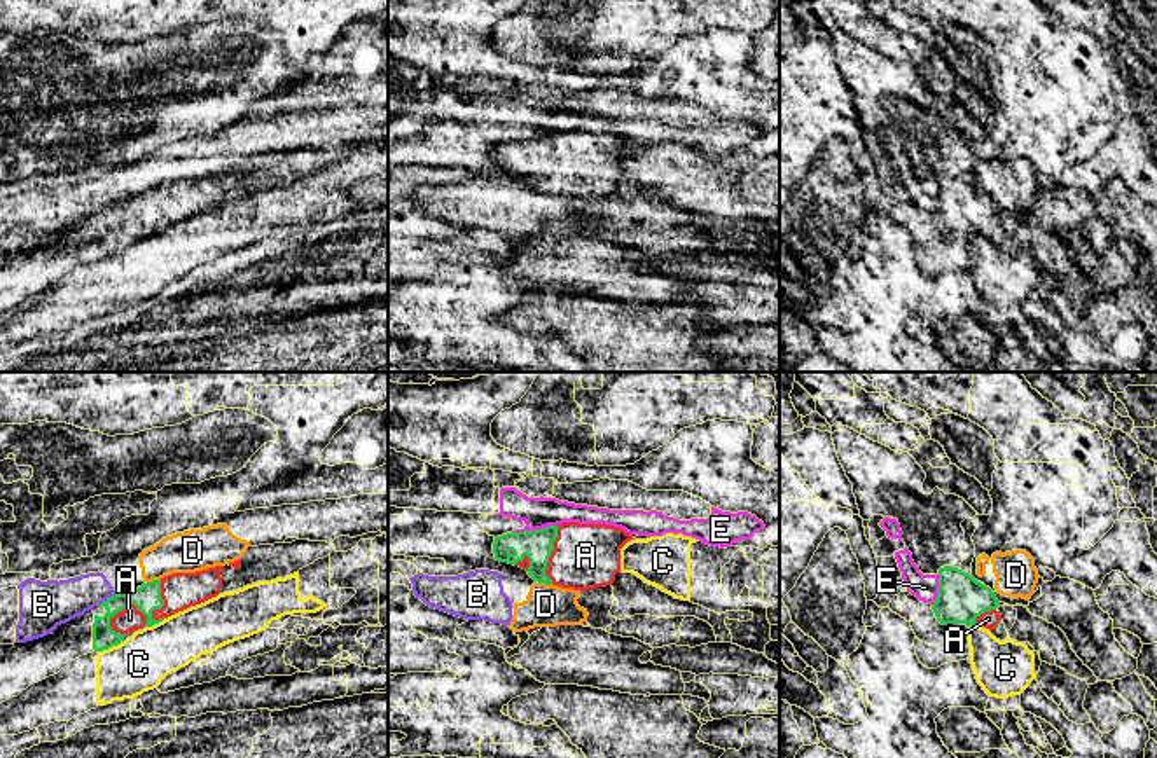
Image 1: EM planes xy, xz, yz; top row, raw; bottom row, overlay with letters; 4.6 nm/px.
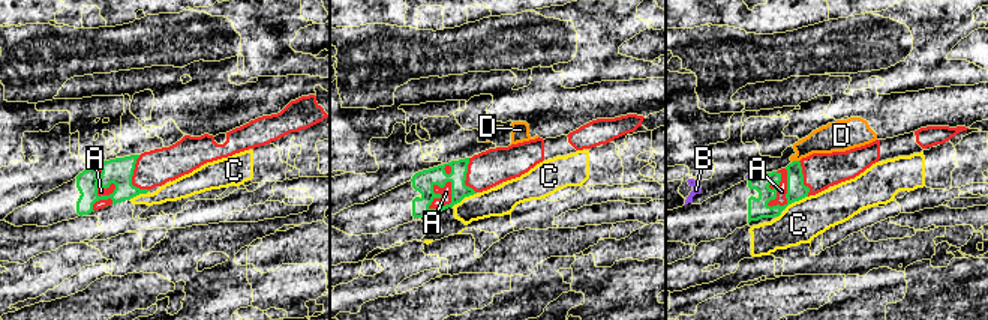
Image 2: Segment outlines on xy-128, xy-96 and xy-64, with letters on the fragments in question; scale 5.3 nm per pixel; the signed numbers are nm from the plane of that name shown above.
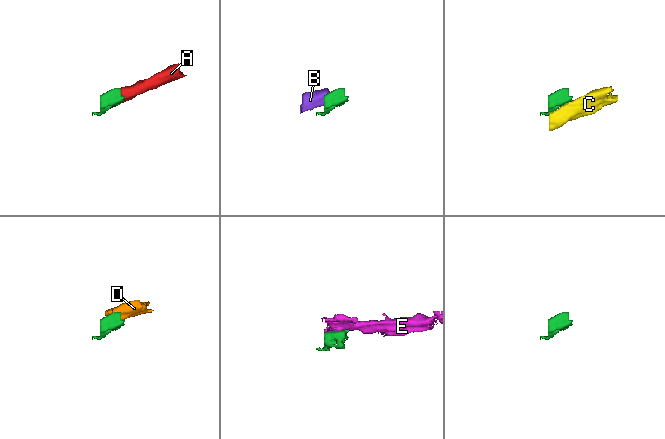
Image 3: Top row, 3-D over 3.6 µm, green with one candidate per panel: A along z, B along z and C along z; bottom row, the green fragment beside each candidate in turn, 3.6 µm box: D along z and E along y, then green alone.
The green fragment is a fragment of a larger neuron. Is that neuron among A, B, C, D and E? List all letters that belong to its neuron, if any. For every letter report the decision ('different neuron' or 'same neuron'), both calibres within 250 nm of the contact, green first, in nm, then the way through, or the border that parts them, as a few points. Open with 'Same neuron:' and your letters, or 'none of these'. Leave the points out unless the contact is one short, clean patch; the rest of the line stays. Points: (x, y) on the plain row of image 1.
Same neuron: A
A: same neuron; calibres 130 and 110 nm; way xy (147, 206), (140, 213), (126, 215), (130, 227)
B: different neuron; calibres 130 and 200 nm; border xy (116, 201), (96, 213)
C: different neuron; calibres 110 and 260 nm; border xy (121, 252), (98, 261)
D: different neuron; calibres 130 and 190 nm; border xy (159, 187), (147, 191)
E: different neuron; calibres 140 and 140 nm; border xz (556, 133), (512, 140)

